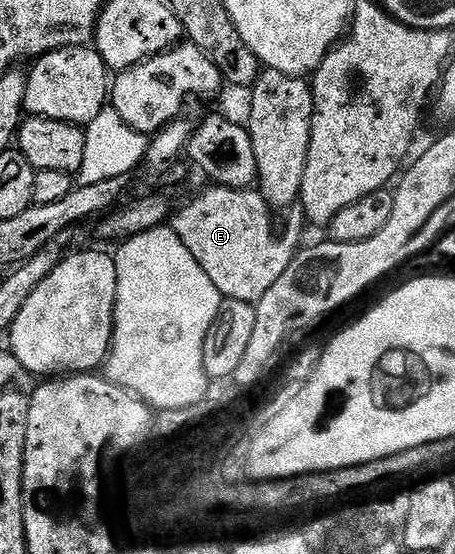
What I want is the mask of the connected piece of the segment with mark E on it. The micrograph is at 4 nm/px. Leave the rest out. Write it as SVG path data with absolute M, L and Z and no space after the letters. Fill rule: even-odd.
M212 185L209 188L173 214L171 228L223 298L257 304L298 253L303 216L291 214L283 235L276 239L272 227L274 213L262 193L252 187L232 189Z

